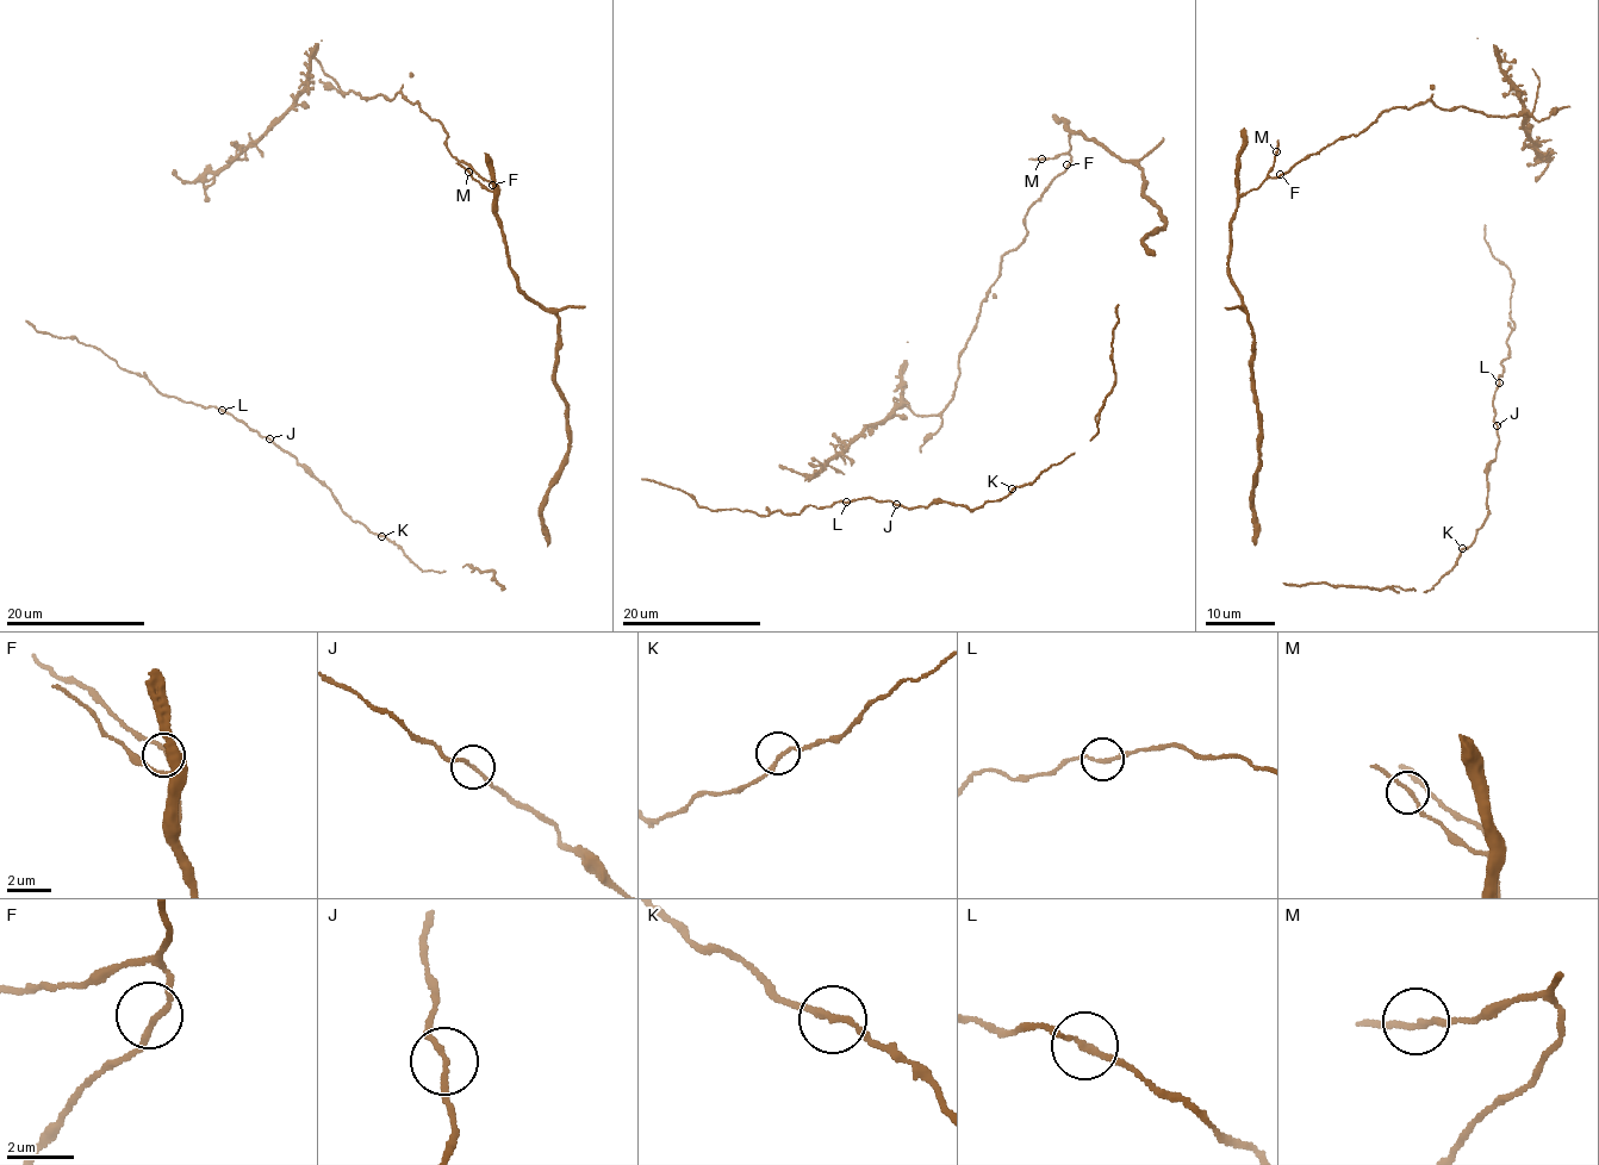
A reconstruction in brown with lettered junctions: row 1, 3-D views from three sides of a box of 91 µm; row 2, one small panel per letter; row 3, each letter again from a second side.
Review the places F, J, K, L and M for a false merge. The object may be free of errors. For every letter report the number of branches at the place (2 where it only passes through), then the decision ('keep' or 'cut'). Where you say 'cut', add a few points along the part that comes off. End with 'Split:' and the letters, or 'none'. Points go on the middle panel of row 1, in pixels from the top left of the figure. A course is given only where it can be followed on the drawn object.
F: 2 | keep
J: 2 | keep
K: 2 | keep
L: 2 | keep
M: 2 | keep
Split: none

